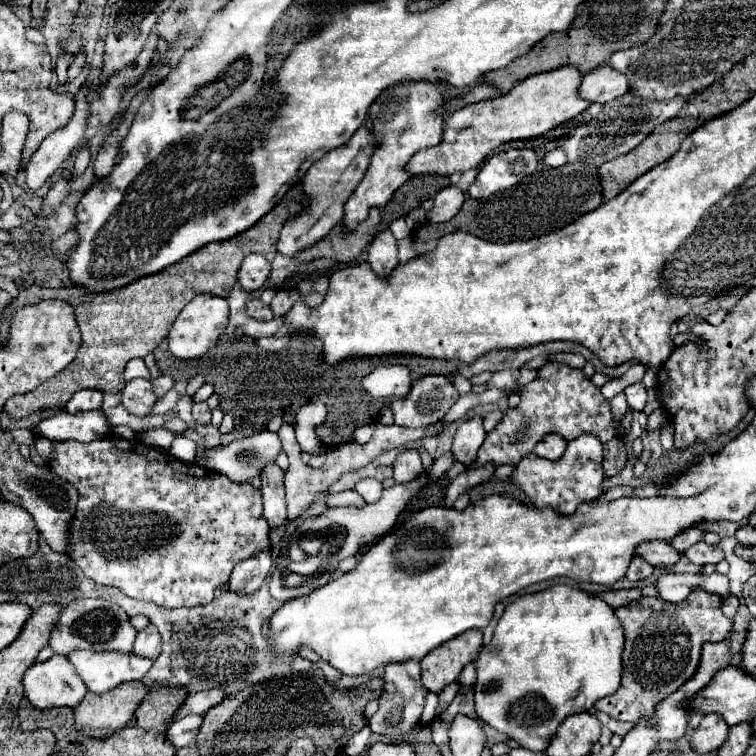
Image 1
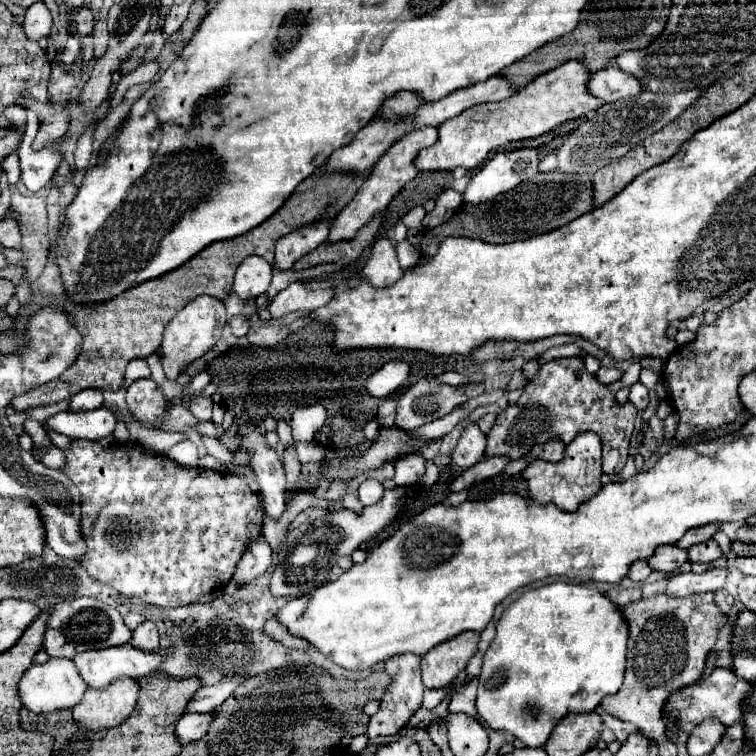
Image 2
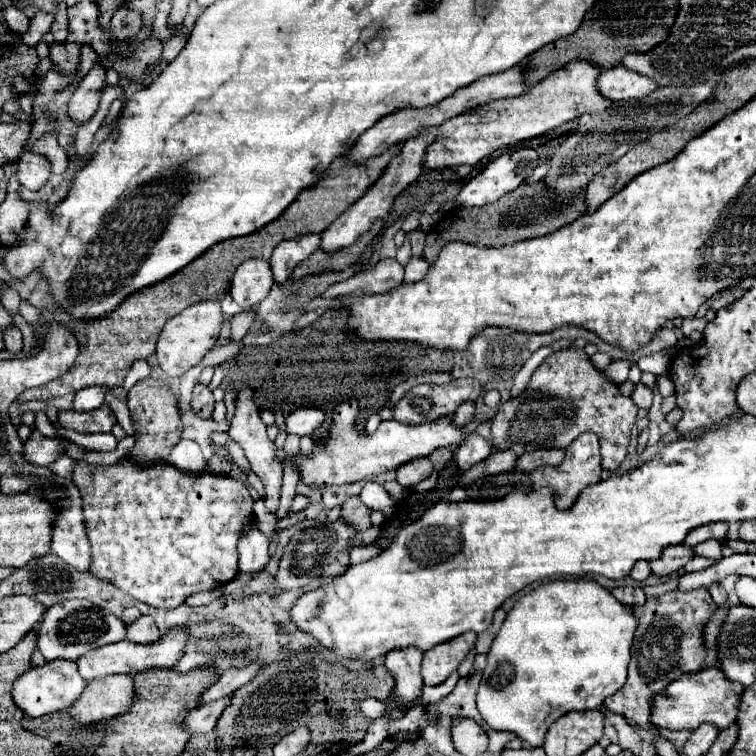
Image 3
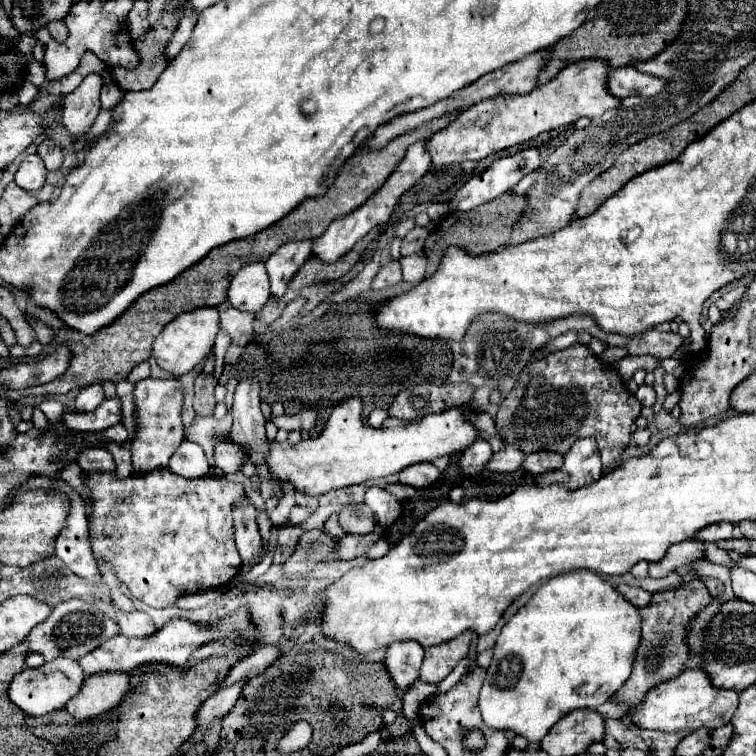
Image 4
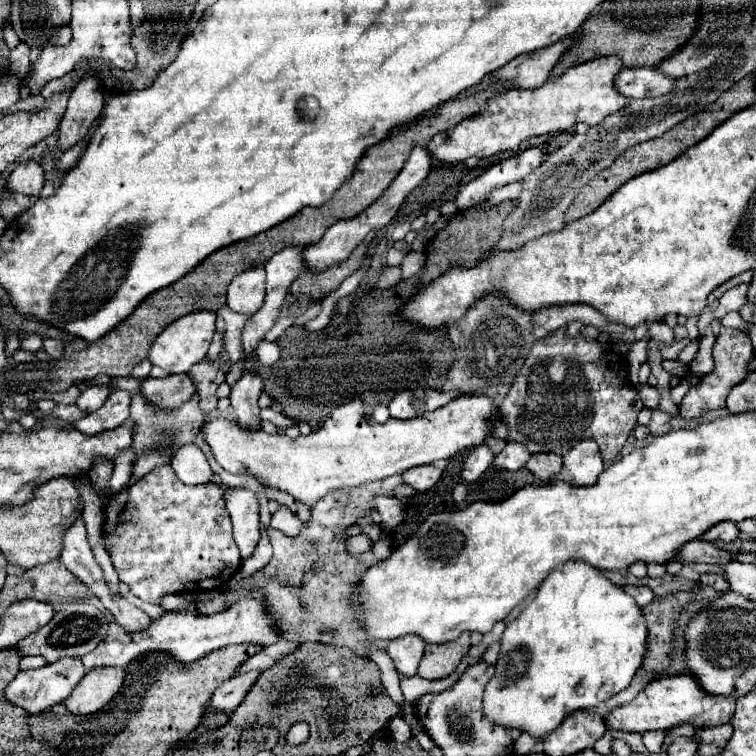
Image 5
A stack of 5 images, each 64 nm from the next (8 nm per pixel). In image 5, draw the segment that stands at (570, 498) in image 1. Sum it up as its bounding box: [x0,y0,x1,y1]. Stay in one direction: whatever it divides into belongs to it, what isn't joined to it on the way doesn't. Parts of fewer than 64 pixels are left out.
[550,440,604,486]

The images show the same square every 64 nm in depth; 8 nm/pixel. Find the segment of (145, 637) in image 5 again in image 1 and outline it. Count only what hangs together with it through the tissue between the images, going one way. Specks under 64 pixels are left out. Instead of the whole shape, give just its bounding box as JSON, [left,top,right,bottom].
[68,650,152,694]

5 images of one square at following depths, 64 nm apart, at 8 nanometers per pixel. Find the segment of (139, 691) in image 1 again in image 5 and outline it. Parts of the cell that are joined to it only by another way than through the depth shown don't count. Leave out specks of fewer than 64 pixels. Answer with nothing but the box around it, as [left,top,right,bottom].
[64,668,126,716]

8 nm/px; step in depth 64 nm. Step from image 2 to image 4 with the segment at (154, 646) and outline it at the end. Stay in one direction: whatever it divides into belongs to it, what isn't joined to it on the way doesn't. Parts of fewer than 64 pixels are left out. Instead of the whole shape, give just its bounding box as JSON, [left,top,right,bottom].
[118,612,158,638]

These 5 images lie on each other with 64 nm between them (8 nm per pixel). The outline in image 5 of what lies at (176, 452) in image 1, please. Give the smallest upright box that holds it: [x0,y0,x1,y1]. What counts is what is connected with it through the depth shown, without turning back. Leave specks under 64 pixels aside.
[170,448,213,484]

